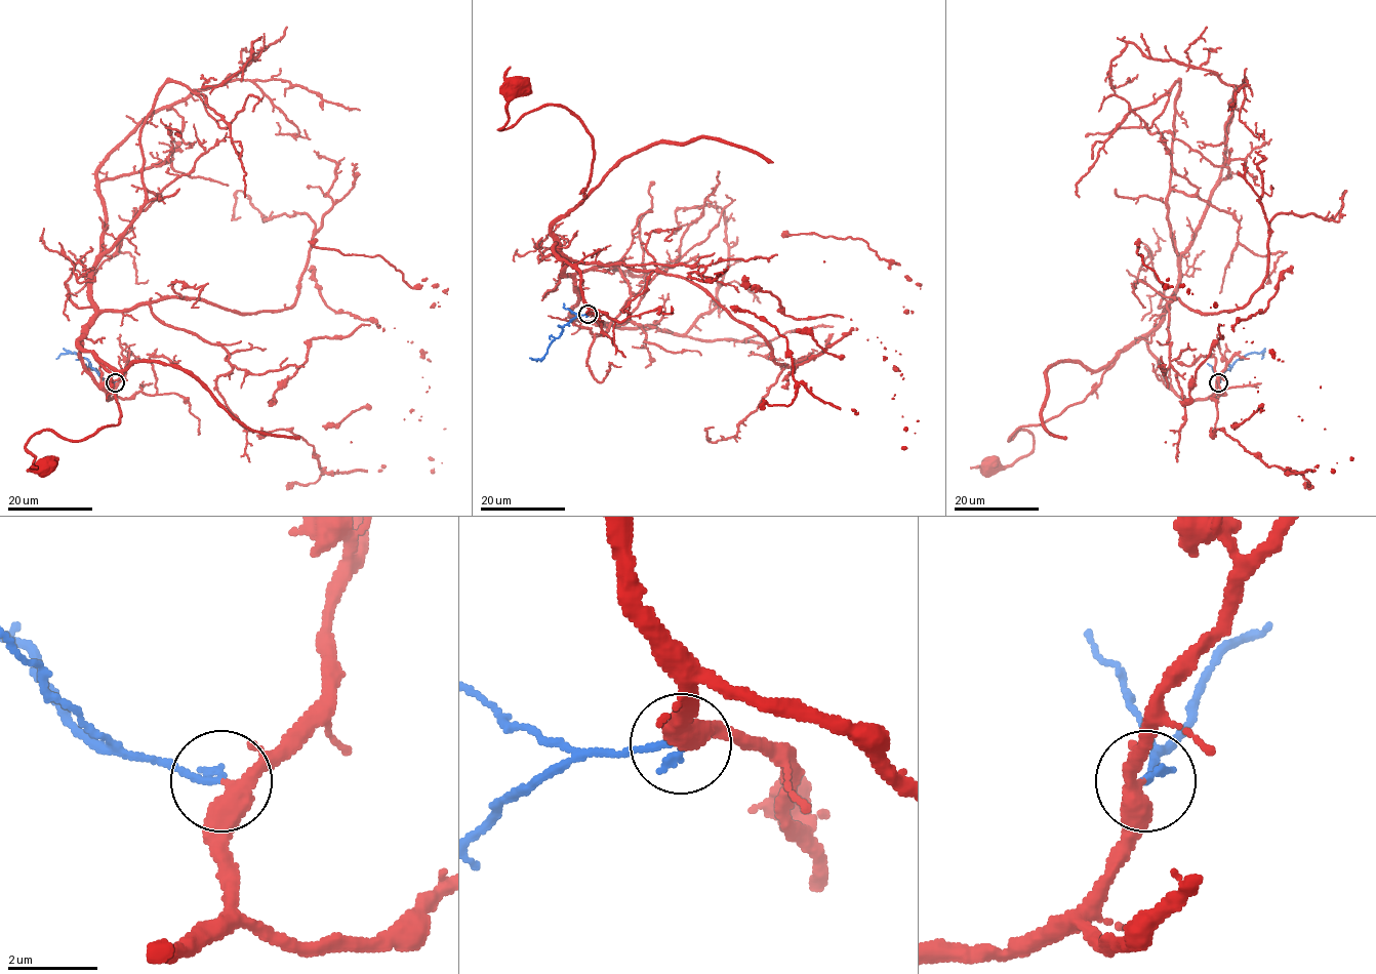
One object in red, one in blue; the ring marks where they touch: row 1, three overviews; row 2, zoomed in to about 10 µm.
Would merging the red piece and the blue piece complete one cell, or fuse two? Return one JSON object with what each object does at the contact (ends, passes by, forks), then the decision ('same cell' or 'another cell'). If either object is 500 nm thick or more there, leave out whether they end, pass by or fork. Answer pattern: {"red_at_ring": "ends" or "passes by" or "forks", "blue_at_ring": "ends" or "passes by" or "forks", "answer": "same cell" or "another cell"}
{"red_at_ring": "passes by", "blue_at_ring": "ends", "answer": "same cell"}

